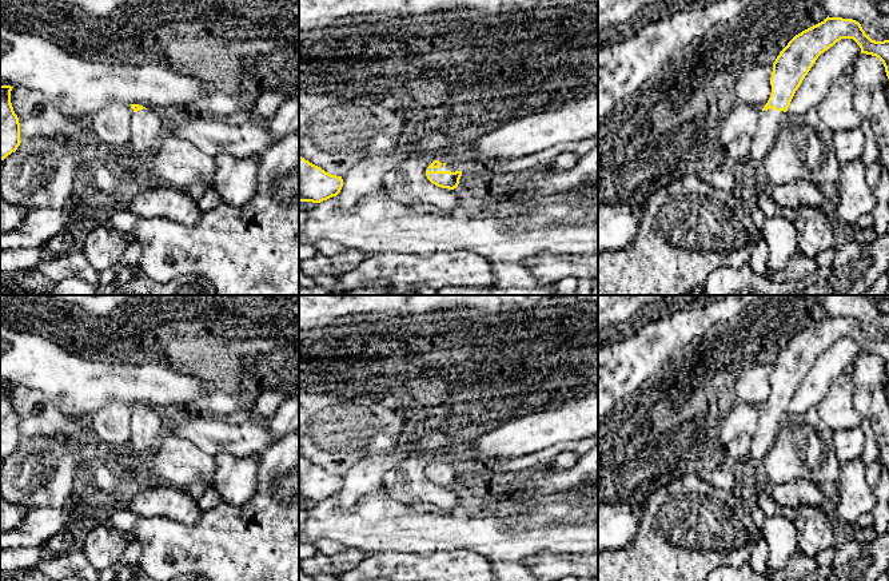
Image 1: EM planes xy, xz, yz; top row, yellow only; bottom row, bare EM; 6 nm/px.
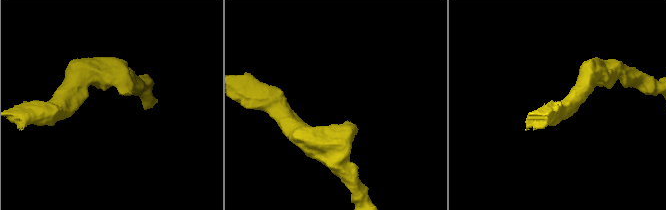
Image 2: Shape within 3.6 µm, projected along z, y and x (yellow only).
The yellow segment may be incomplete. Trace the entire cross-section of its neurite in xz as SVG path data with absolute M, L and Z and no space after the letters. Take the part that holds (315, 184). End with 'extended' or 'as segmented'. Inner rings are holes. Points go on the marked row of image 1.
M299 156L299 203L320 203L336 196L342 187L342 176L331 175Z; as segmented

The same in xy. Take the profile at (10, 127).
M0 84L0 159L4 160L20 146L20 123L11 103L13 87Z; as segmented

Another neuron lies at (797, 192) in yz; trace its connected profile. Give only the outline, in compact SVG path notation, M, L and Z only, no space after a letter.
M805 180L774 186L769 196L781 208L797 208L801 204L825 208L825 194L816 184Z

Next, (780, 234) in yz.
M781 215L766 219L761 235L768 244L768 272L776 272L786 267L797 252L796 224Z

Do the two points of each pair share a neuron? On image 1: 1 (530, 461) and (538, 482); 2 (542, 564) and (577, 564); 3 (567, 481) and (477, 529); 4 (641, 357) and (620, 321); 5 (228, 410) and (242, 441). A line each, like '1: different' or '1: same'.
1: different
2: same
3: different
4: different
5: different

